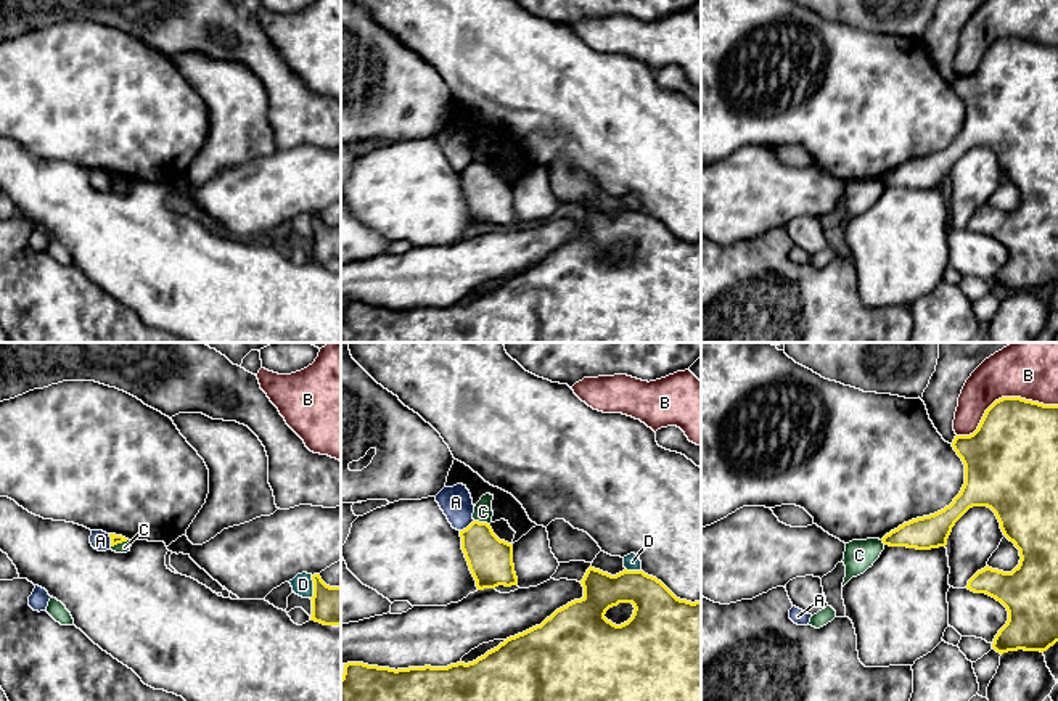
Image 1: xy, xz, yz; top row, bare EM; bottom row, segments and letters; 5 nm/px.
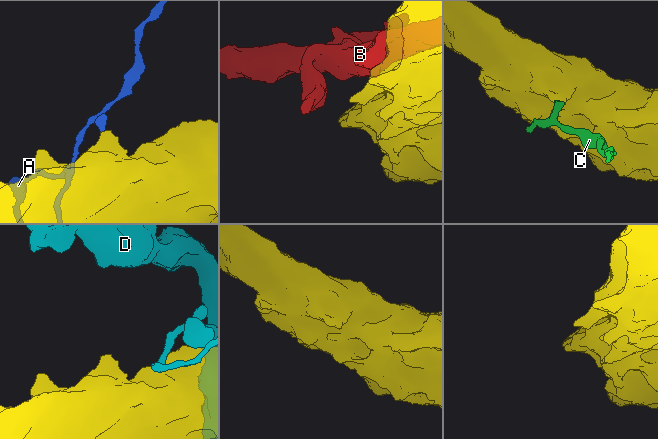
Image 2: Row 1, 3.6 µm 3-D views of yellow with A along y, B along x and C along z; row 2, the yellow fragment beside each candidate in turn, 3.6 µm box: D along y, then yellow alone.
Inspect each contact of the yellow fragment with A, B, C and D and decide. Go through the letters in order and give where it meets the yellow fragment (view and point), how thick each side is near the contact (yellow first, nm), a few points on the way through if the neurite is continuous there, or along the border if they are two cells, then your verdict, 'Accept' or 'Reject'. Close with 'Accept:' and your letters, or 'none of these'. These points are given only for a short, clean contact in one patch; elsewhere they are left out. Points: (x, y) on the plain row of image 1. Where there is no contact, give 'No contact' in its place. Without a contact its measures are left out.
A: Touches yellow at xz (468, 166). Thickness 220 nm (yellow) against 160 nm. Boundary: xz (473, 159), (460, 171). Reject
B: Touches yellow at yz (1002, 37). Thickness 420 nm (yellow) against 200 nm. Reject
C: Touches yellow at xz (483, 163). Thickness 220 nm (yellow) against 100 nm. Boundary: xz (475, 159), (489, 164). Reject
D: Touches yellow at xy (314, 227). Thickness 190 nm (yellow) against 110 nm. Reject
Accept: none of these

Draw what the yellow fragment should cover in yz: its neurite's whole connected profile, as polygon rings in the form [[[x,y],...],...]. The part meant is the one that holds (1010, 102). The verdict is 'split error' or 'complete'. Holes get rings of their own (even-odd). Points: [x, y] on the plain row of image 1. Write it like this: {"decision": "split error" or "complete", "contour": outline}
{"decision": "complete", "contour": [[[1002,37],[986,50],[978,69],[955,76],[952,87],[965,105],[960,133],[944,150],[904,162],[881,180],[917,190],[945,187],[952,167],[970,148],[990,148],[1021,199],[1011,212],[986,206],[966,228],[995,238],[1008,251],[1008,260],[992,283],[997,293],[1044,293],[1058,281],[1058,45]]]}

